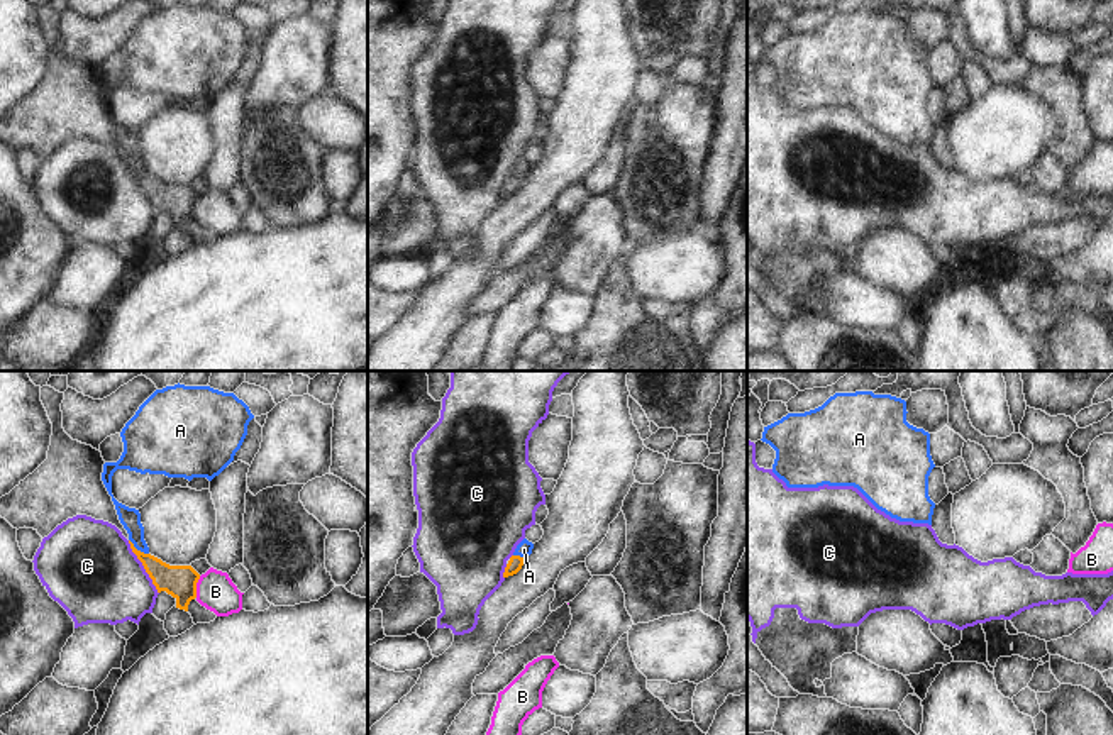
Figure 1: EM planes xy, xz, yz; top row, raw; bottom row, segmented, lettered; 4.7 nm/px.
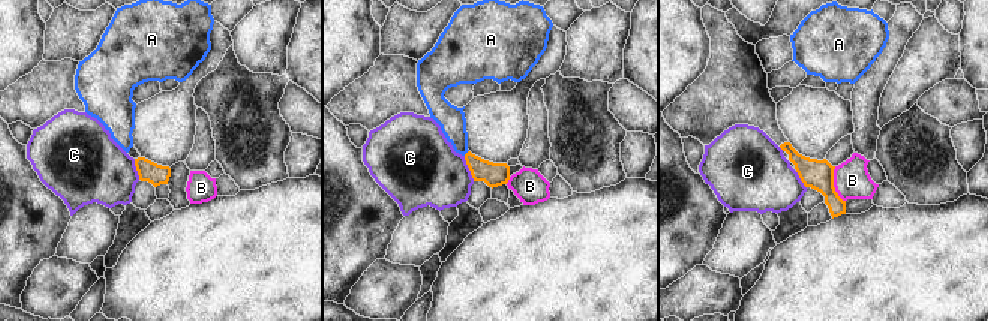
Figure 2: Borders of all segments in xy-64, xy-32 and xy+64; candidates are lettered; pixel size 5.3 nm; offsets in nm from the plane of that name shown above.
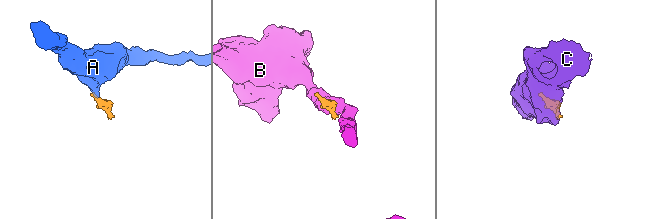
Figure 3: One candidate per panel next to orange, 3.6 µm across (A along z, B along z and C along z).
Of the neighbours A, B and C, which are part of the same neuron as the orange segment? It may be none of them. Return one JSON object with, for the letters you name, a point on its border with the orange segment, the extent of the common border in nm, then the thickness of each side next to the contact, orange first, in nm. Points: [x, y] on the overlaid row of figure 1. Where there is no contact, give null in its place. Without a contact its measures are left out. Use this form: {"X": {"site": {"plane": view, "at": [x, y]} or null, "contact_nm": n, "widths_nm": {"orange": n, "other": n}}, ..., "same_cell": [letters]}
{"same_cell": []}

